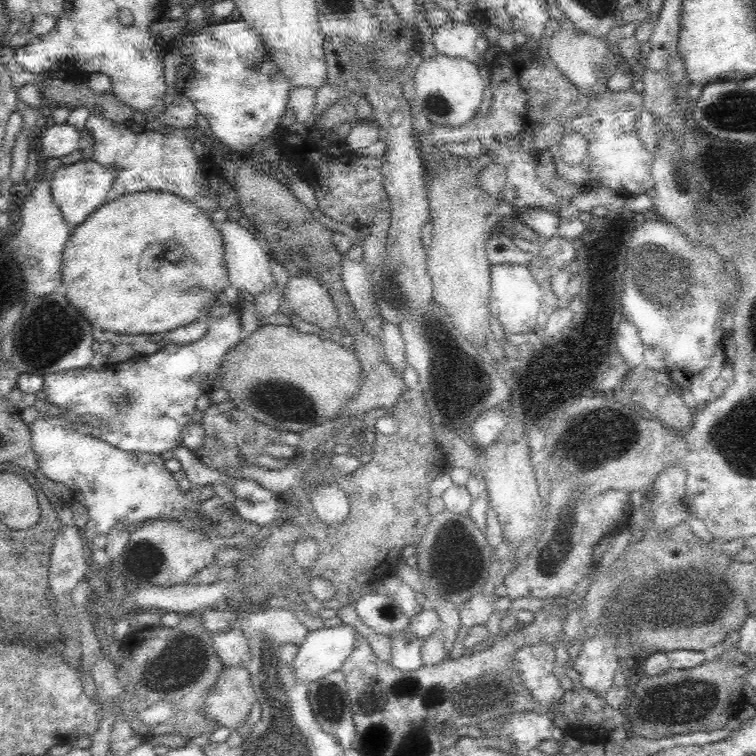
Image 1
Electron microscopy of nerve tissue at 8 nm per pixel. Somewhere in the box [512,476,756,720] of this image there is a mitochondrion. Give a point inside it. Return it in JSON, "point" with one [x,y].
{"point":[686,600]}

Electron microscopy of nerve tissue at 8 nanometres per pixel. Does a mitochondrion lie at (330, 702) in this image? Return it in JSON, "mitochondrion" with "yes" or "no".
{"mitochondrion":"yes"}

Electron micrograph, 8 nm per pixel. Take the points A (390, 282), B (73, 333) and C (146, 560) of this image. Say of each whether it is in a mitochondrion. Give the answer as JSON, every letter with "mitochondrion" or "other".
{"A":"other","B":"mitochondrion","C":"mitochondrion"}

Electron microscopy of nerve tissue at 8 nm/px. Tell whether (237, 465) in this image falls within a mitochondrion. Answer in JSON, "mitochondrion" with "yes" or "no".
{"mitochondrion":"no"}

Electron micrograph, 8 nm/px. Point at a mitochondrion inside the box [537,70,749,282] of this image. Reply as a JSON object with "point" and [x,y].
{"point":[713,108]}

